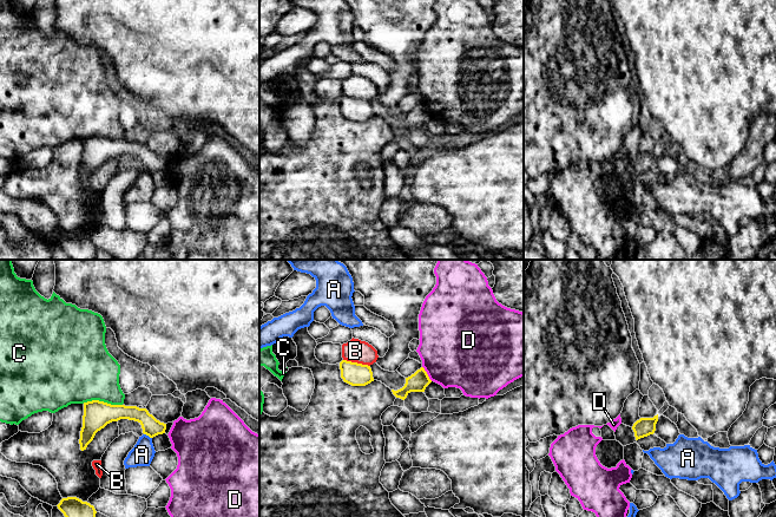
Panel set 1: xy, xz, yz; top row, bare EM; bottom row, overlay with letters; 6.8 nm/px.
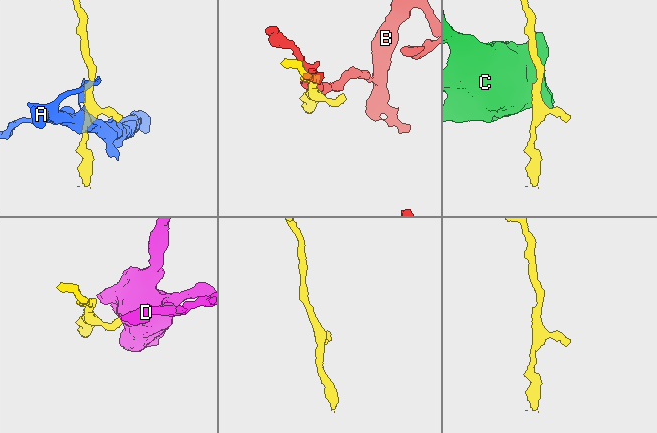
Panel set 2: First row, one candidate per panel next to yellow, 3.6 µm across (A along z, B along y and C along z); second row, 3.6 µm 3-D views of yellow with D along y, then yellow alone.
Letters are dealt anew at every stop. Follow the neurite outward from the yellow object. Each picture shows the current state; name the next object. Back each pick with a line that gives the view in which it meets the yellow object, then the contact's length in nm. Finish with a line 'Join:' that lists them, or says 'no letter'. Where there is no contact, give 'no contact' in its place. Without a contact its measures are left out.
Join: no letter

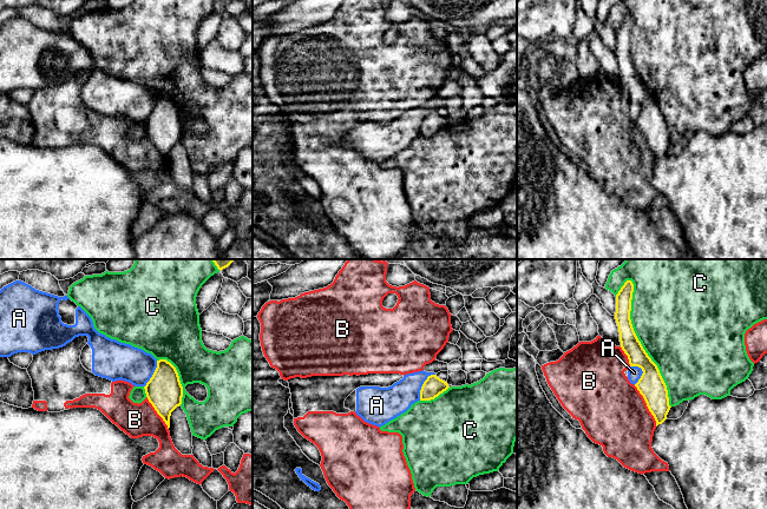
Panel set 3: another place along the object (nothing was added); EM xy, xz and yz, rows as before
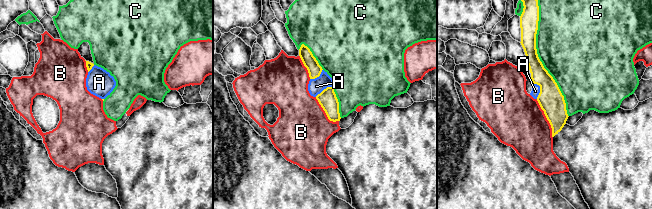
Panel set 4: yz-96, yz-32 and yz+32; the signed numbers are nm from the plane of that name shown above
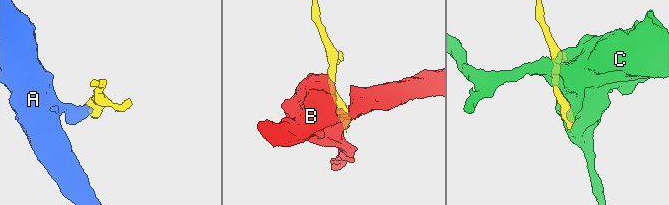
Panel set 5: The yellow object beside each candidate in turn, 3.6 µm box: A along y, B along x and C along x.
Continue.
Join: no letter

